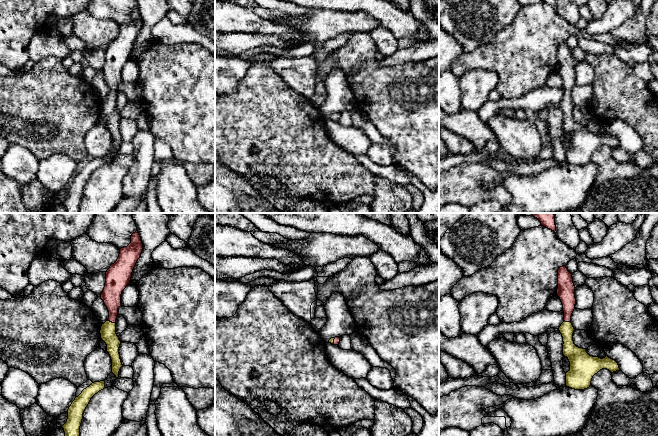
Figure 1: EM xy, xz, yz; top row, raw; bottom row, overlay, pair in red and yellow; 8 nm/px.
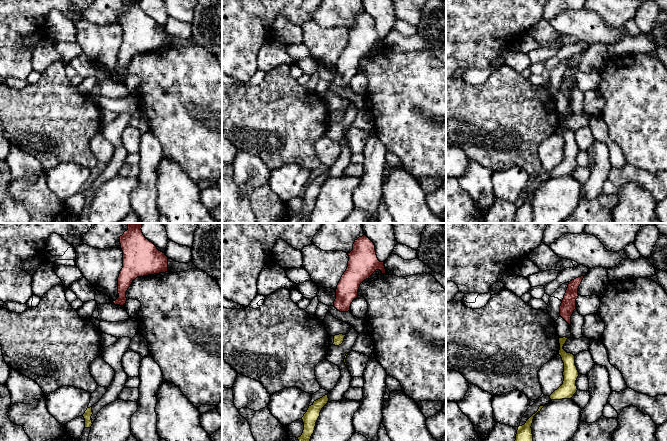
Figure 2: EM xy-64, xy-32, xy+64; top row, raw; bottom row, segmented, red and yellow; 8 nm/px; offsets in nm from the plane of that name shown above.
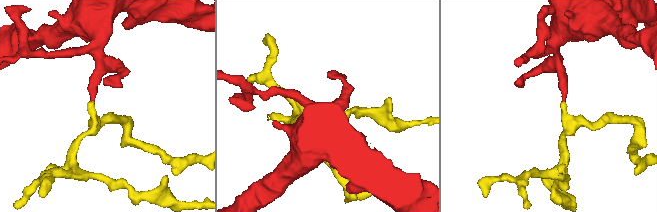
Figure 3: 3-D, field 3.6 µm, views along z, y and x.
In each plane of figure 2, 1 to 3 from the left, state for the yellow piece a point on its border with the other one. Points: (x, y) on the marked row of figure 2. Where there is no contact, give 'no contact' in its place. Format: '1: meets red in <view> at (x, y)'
1: no contact
2: no contact
3: no contact

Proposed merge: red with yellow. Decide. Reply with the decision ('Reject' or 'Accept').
Accept

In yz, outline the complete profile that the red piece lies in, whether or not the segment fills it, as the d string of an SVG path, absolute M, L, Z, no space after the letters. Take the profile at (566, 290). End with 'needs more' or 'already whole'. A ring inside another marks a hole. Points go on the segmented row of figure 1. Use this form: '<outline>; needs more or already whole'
M562 266L558 269L558 288L557 293L560 298L563 311L564 311L564 322L559 327L559 331L563 337L563 355L568 358L570 362L570 370L566 373L566 386L575 390L584 390L590 387L592 378L602 369L607 369L611 373L620 371L618 363L606 356L601 359L599 357L590 356L586 349L579 348L574 344L573 333L574 327L571 323L571 316L575 309L576 298L575 298L575 286L573 283L572 274L568 271L566 266Z; needs more

